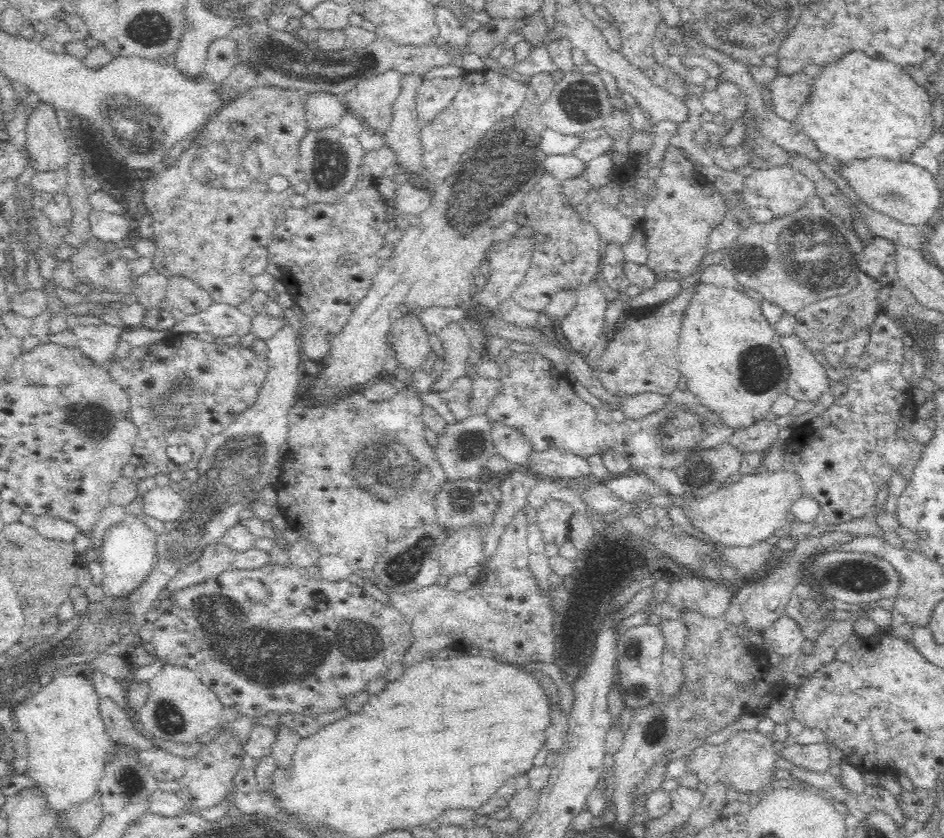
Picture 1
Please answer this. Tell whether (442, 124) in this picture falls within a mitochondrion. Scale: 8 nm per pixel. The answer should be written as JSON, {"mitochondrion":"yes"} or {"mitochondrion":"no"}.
{"mitochondrion":"yes"}

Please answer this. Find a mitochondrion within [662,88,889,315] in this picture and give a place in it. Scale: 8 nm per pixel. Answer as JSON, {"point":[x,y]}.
{"point":[815,255]}

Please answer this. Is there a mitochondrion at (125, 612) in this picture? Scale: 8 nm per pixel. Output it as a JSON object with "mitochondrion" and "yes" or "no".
{"mitochondrion":"no"}

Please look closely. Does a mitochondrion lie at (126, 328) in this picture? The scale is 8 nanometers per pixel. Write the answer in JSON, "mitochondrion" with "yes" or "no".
{"mitochondrion":"no"}

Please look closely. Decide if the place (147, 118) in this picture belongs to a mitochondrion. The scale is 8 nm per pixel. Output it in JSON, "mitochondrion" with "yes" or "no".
{"mitochondrion":"yes"}

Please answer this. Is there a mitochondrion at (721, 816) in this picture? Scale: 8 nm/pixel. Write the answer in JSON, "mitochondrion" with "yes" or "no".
{"mitochondrion":"no"}

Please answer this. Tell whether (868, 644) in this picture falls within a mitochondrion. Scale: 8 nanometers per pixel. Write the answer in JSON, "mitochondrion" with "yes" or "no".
{"mitochondrion":"no"}

